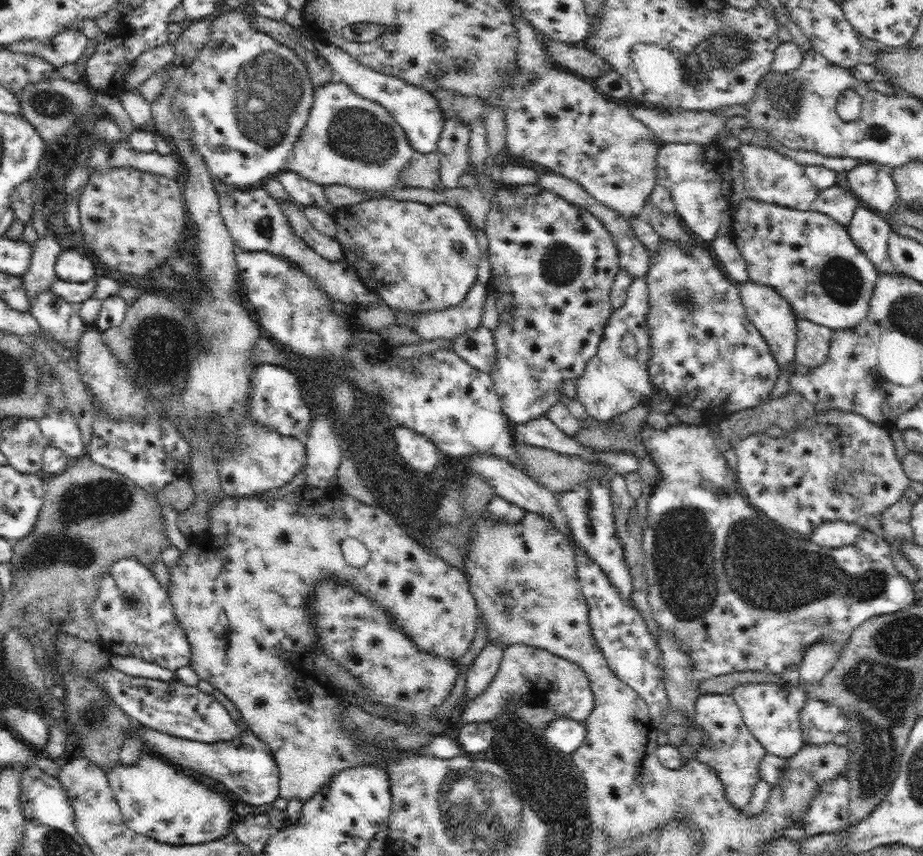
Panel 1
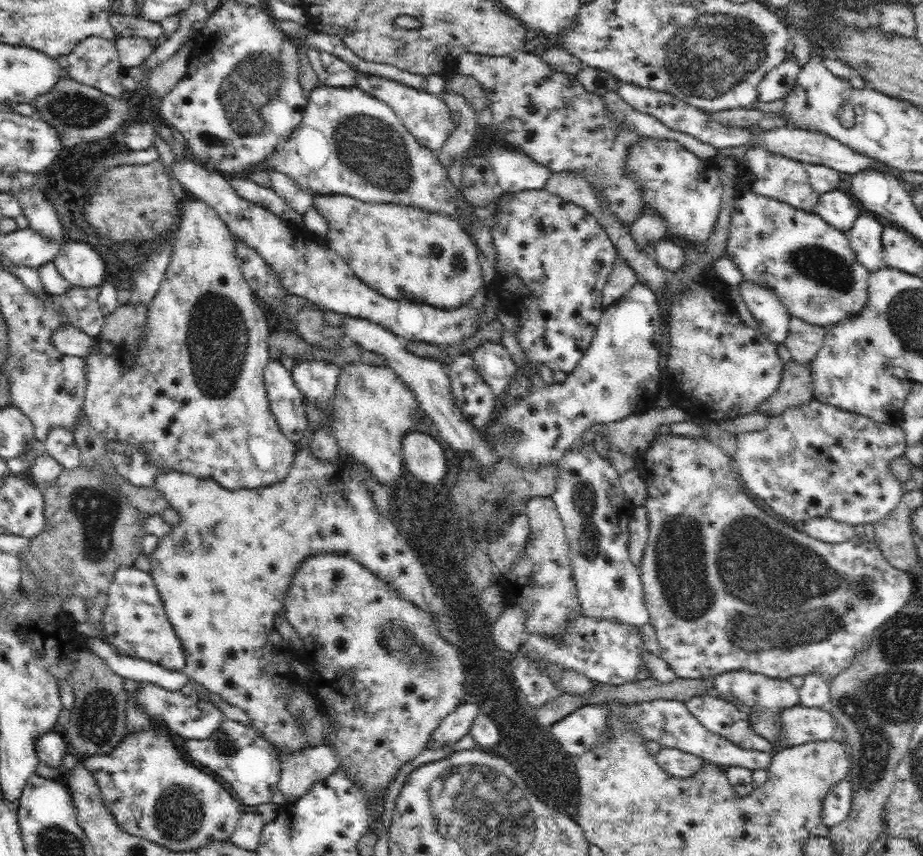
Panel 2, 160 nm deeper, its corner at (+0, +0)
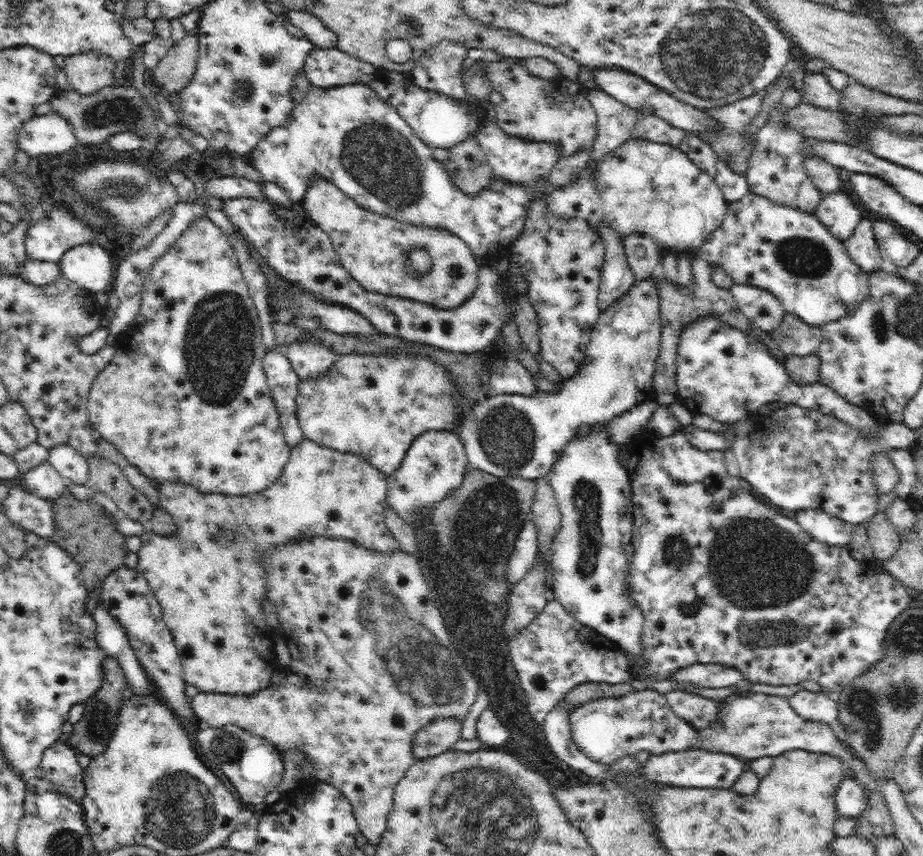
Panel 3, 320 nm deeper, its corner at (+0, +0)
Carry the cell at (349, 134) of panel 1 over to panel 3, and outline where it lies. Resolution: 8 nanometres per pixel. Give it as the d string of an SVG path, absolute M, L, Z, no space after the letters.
M345 84L344 86L333 86L330 88L320 88L318 86L313 87L308 94L304 97L304 100L299 103L295 103L292 109L290 120L286 126L278 126L278 128L272 129L268 134L265 134L260 142L249 152L247 160L252 166L256 167L256 170L263 176L264 181L274 182L280 188L284 189L284 192L288 194L288 198L292 198L293 202L300 202L303 199L304 193L308 188L308 183L314 177L322 177L330 183L337 186L344 194L347 194L356 204L375 212L376 214L382 214L401 220L402 222L409 222L416 226L429 226L429 228L443 228L452 234L455 234L460 240L463 240L474 253L474 256L481 263L486 265L491 264L496 256L510 256L510 248L512 248L512 240L516 240L522 230L524 230L524 222L526 222L526 216L528 216L528 208L532 204L532 200L540 194L540 192L547 192L547 179L540 179L533 187L520 185L518 183L510 183L508 181L502 181L500 178L494 178L490 181L487 187L484 187L476 196L468 196L464 194L457 186L456 183L450 178L446 165L443 161L436 160L432 154L432 148L426 146L420 138L416 136L416 133L410 128L410 126L397 114L395 108L388 102L384 102L374 89L371 89L368 84Z

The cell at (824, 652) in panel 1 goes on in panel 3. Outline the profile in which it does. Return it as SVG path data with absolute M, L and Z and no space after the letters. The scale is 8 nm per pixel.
M803 689L788 699L796 714L806 720L829 724L831 727L839 723L838 705L833 694Z

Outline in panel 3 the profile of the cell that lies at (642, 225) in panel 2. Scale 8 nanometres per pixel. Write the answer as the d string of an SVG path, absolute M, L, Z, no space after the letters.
M628 234L623 239L627 261L637 281L650 279L659 272L663 249L649 236L643 234Z

